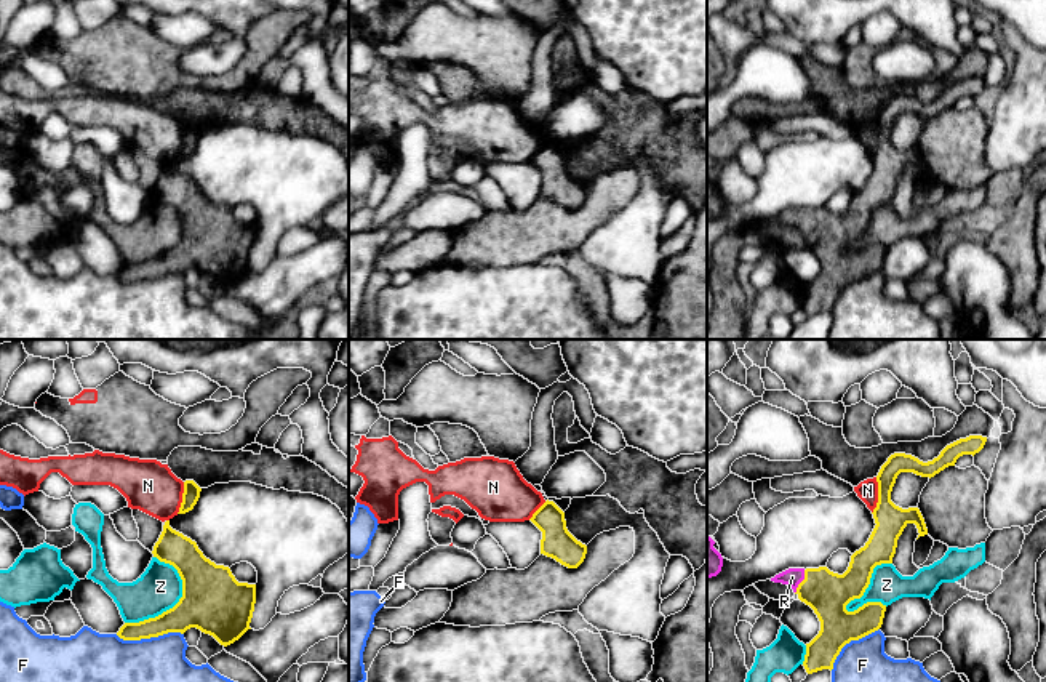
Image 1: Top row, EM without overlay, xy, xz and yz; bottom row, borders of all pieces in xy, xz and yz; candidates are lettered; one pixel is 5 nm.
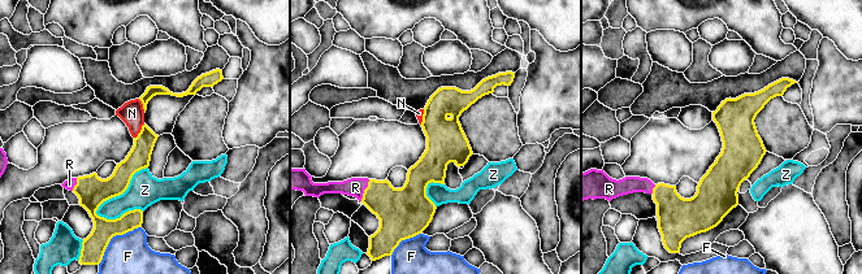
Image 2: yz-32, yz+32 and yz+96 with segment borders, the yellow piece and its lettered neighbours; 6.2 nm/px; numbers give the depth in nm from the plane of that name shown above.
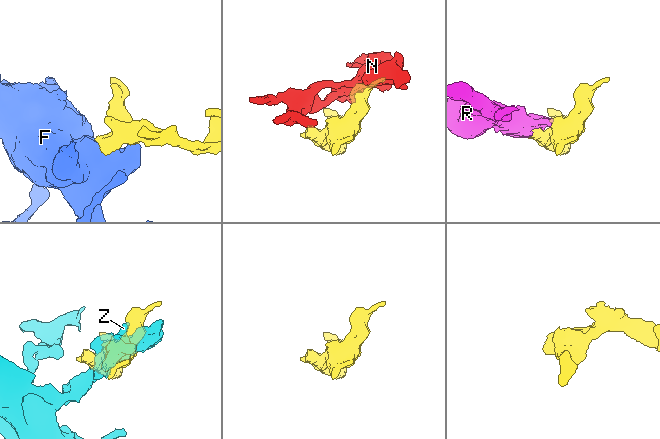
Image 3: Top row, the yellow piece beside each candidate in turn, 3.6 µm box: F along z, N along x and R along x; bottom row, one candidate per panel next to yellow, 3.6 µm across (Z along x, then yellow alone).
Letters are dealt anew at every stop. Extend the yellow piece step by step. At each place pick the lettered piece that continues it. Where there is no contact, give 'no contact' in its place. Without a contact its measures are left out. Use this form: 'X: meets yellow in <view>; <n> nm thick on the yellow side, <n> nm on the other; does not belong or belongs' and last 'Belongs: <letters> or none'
F: meets yellow in xy; 160 nm thick on the yellow side, 480 nm on the other; does not belong
N: meets yellow in yz; 150 nm thick on the yellow side, 110 nm on the other; does not belong
R: meets yellow in yz; 220 nm thick on the yellow side, 90 nm on the other; belongs
Z: meets yellow in xy; 320 nm thick on the yellow side, 220 nm on the other; does not belong
Belongs: R

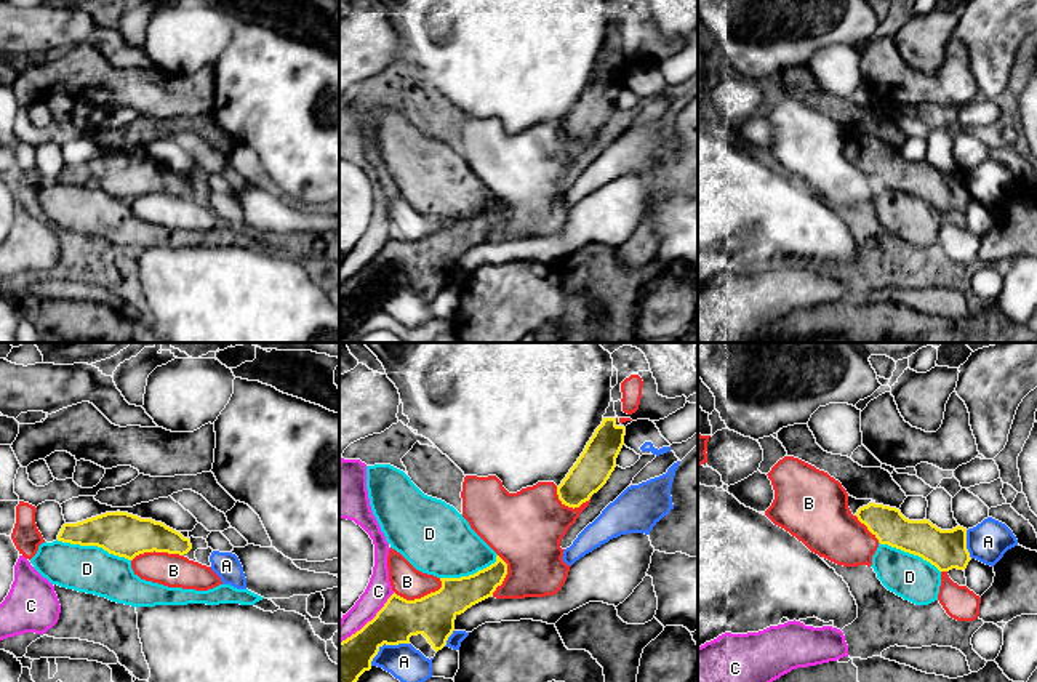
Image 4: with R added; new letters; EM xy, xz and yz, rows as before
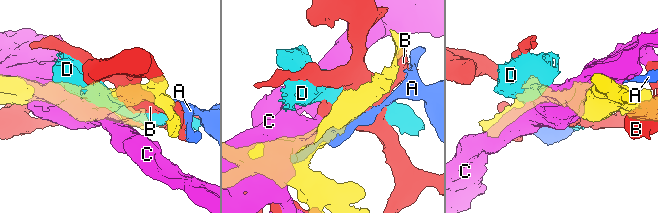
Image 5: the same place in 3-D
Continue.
A: meets yellow in xz; 220 nm thick on the yellow side, 180 nm on the other; does not belong
B: meets yellow in xz; 220 nm thick on the yellow side, 160 nm on the other; does not belong
C: meets yellow in xz; 220 nm thick on the yellow side, 120 nm on the other; does not belong
D: meets yellow in xy; 220 nm thick on the yellow side, 240 nm on the other; does not belong
Belongs: none

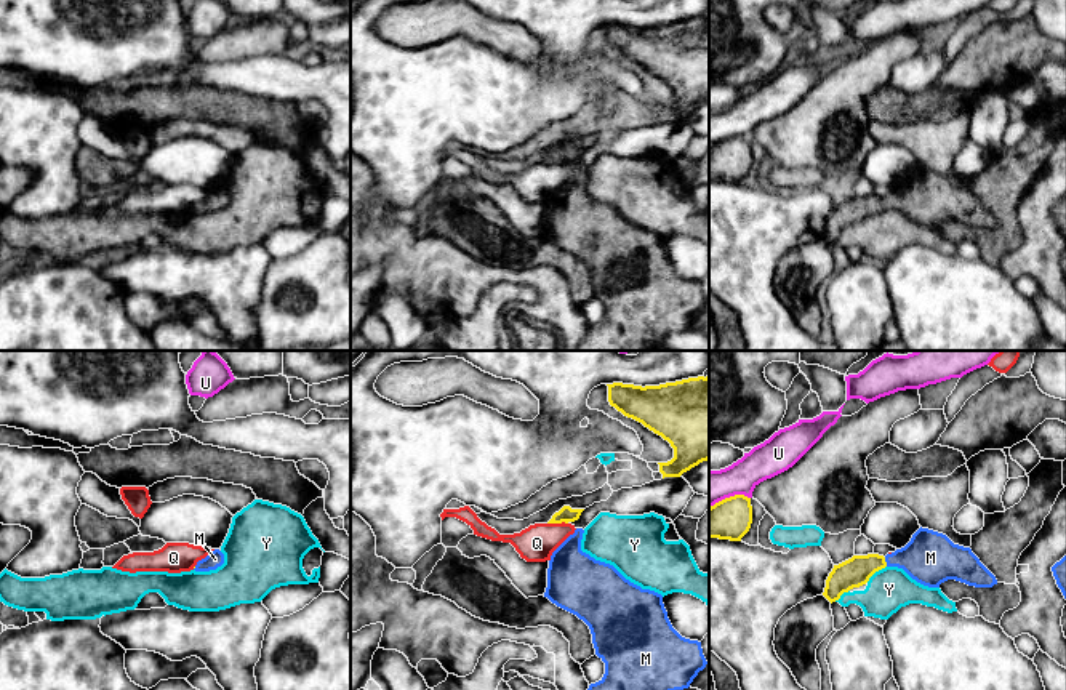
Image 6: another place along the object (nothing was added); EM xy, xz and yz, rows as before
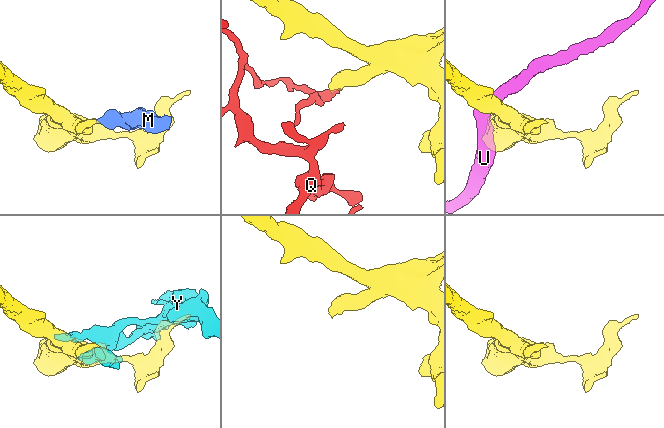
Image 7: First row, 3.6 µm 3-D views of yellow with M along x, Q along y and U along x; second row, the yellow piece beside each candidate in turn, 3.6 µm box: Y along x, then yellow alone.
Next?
M: meets yellow in yz; 150 nm thick on the yellow side, 260 nm on the other; belongs
Q: meets yellow in xz; 80 nm thick on the yellow side, 190 nm on the other; does not belong
U: meets yellow in yz; 200 nm thick on the yellow side, 180 nm on the other; does not belong
Y: meets yellow in yz; 150 nm thick on the yellow side, 220 nm on the other; does not belong
Belongs: M

